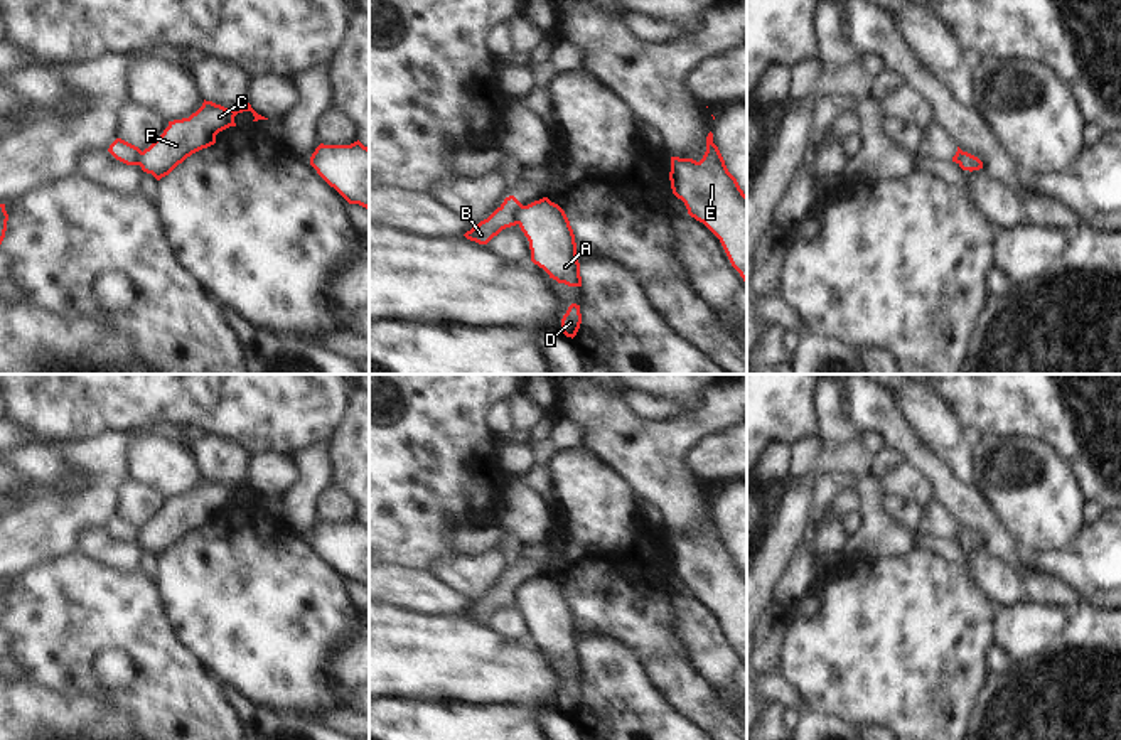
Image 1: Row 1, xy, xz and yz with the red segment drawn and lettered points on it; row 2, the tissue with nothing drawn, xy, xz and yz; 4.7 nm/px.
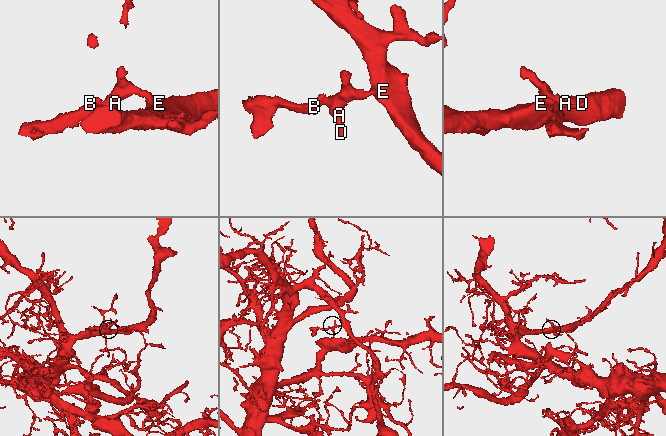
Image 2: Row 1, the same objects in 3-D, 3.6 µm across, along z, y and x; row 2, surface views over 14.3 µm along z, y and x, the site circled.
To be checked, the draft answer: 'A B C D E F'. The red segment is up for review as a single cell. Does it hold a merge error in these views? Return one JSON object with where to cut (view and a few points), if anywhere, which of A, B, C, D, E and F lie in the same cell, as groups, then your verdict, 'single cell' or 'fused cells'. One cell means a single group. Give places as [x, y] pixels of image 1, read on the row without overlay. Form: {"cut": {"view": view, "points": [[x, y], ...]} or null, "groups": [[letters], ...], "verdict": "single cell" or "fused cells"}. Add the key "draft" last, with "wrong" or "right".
{"cut": {"view": "xz", "points": [[525, 584], [518, 600]]}, "groups": [["A", "C", "D", "E", "F"], ["B"]], "verdict": "fused cells", "draft": "wrong"}

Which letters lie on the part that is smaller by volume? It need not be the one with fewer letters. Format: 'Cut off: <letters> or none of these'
Cut off: B

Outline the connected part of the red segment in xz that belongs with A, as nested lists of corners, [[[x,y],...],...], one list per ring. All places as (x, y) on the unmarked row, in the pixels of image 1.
[[[548,575],[524,583],[519,605],[529,619],[531,639],[550,656],[582,664],[575,612],[565,588]]]

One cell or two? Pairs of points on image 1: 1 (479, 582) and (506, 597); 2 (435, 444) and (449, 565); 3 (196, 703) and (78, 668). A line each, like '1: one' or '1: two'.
1: two
2: two
3: one

